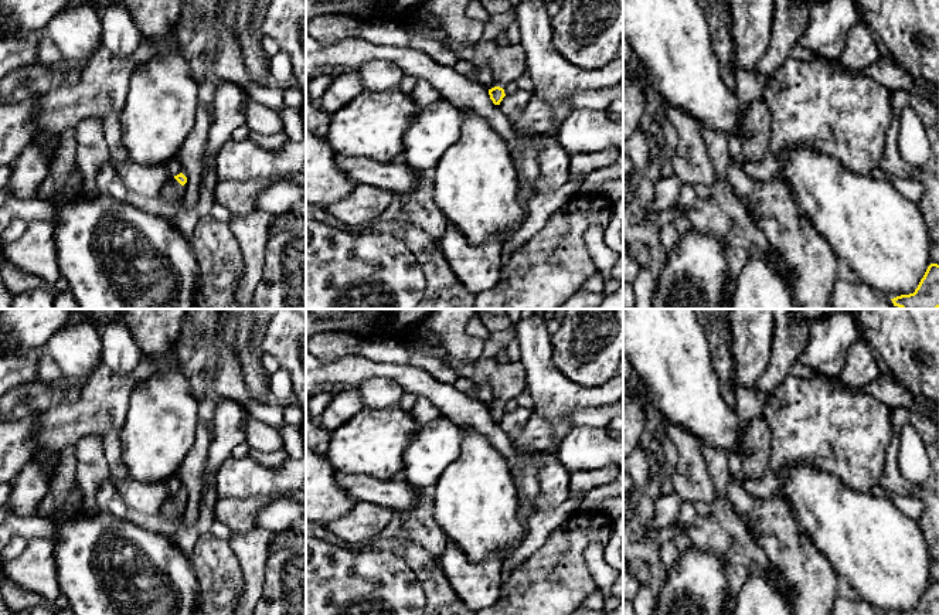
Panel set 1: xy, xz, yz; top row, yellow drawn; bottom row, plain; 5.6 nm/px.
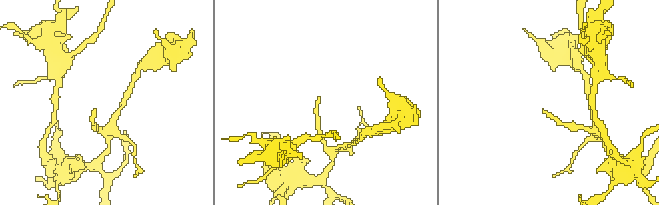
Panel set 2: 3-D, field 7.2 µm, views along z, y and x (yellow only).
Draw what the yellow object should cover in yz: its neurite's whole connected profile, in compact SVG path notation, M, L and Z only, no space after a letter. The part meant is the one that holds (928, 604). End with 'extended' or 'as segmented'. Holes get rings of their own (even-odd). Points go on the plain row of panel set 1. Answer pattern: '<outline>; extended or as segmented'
M931 581L914 611L897 615L939 615L939 582Z; as segmented

